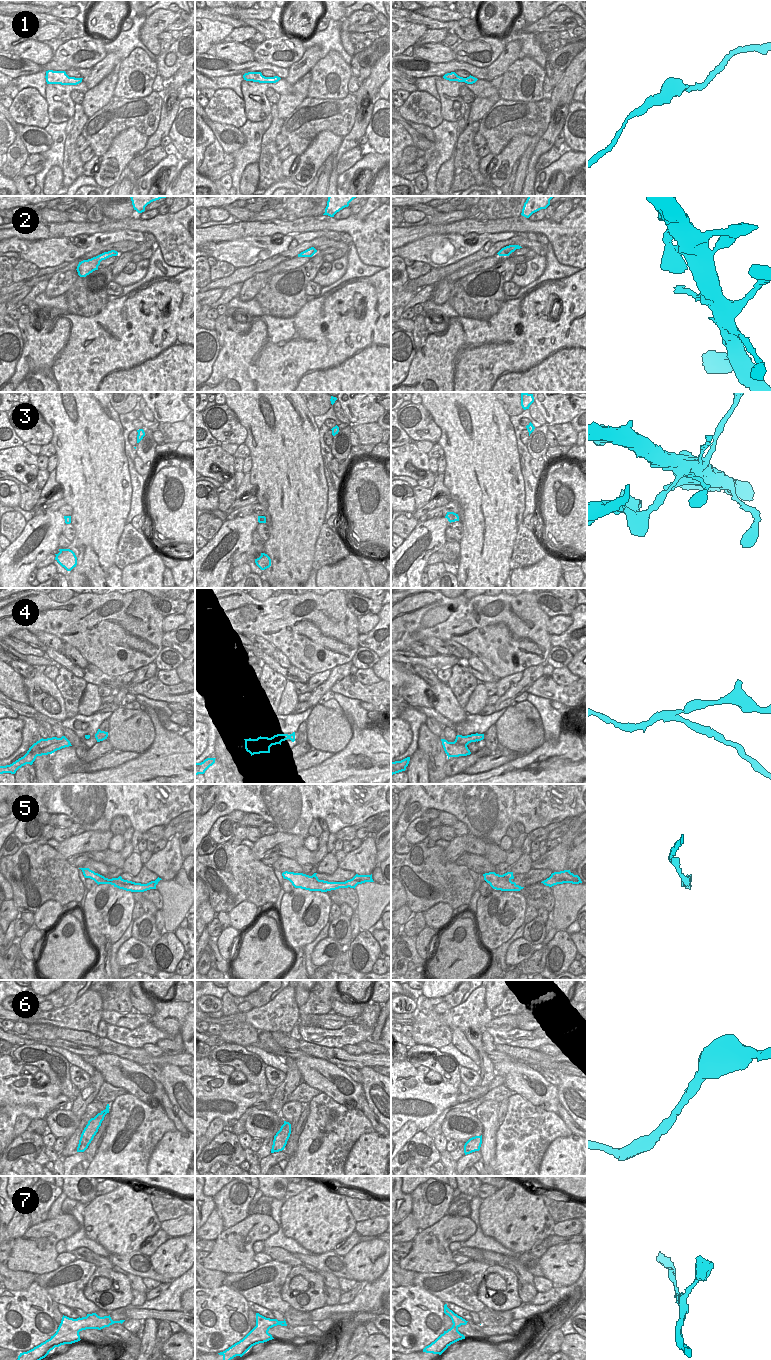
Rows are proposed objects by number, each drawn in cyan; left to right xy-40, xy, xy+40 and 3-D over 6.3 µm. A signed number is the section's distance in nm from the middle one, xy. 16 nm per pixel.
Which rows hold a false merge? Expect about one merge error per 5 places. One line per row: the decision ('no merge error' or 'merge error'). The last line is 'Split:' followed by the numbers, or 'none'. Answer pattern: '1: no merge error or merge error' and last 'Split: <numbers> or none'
1: no merge error
2: no merge error
3: merge error
4: merge error
5: no merge error
6: no merge error
7: no merge error
Split: 3, 4

